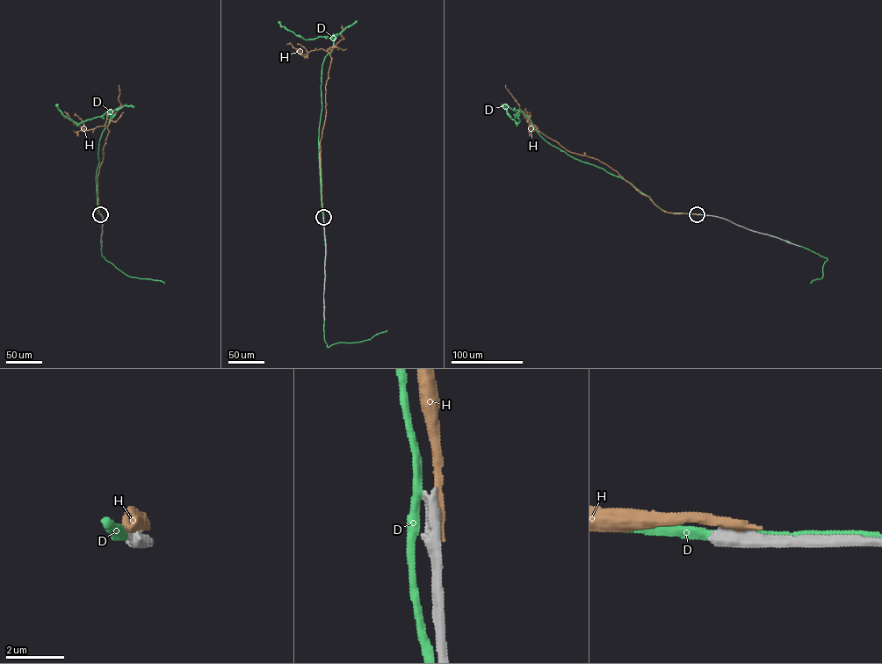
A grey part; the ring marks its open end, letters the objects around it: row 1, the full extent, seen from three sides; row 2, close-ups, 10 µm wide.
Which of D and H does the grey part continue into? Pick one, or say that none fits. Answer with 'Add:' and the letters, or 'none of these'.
Add: none of these

